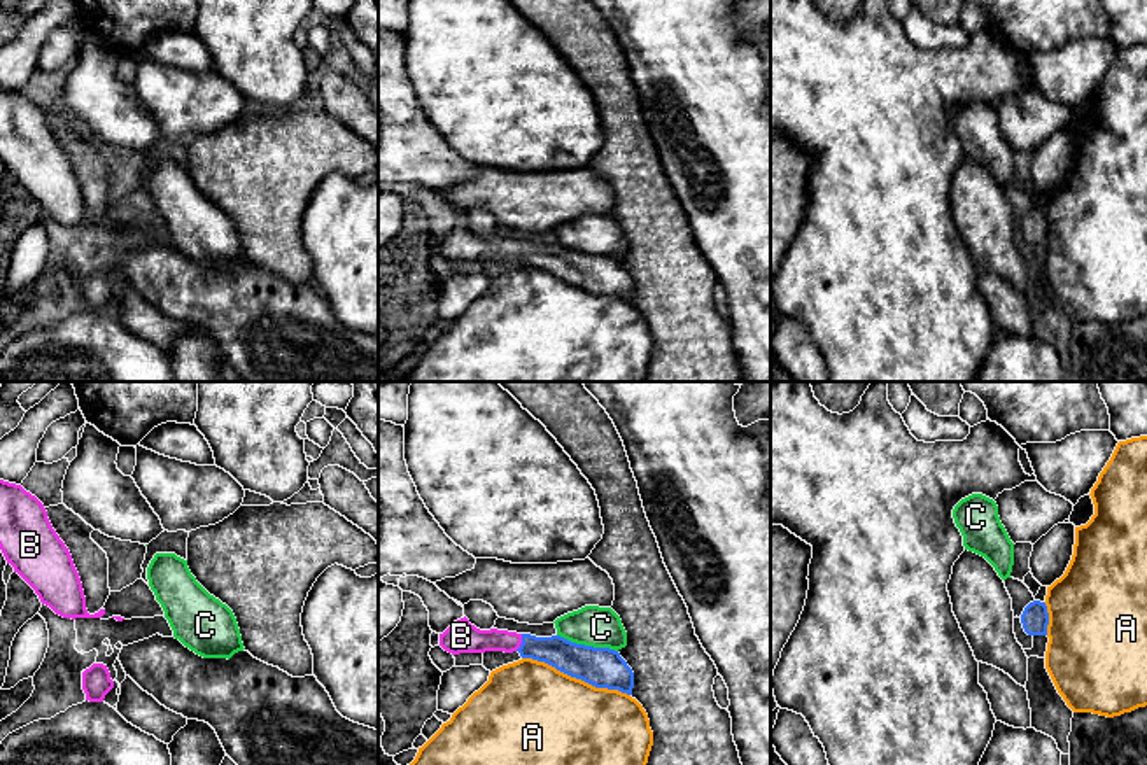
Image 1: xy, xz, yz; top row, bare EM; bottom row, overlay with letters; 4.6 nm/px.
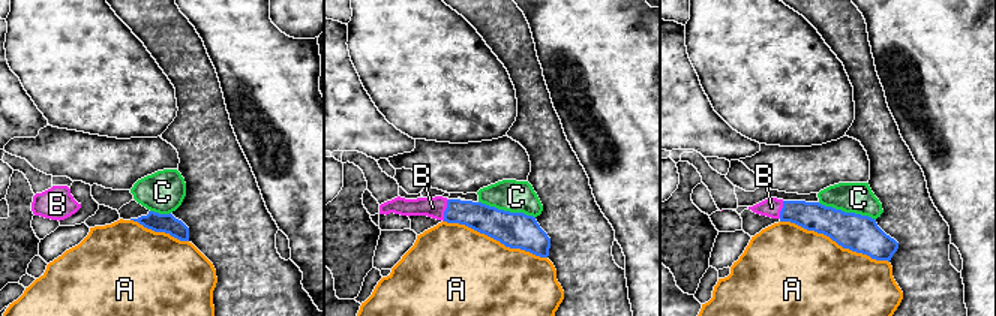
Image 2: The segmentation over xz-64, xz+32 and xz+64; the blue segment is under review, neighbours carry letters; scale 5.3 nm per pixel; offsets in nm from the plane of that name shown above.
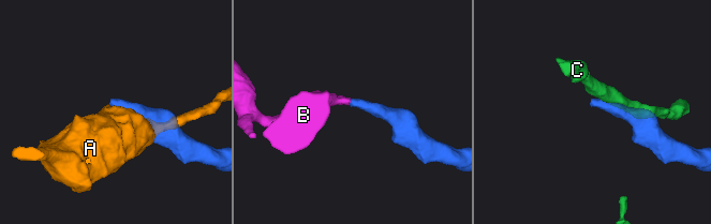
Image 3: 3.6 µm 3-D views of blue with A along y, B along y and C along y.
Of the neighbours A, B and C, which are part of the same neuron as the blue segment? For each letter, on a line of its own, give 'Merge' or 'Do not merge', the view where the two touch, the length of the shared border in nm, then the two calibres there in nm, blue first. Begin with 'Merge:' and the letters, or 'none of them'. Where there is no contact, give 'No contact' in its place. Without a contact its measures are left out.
Merge: B
A: Do not merge. Touches blue in xz. Shared border 550 nm. Thickness 190 nm (blue) against 460 nm
B: Merge. Touches blue in xz. Shared border 90 nm. Thickness 150 nm (blue) against 130 nm
C: Do not merge. Touches blue in xz. Shared border 300 nm. Thickness 190 nm (blue) against 190 nm

